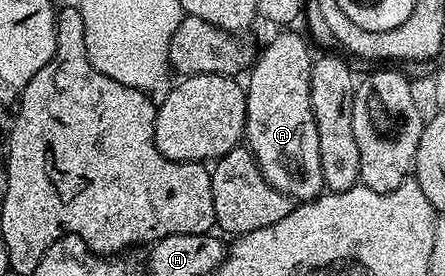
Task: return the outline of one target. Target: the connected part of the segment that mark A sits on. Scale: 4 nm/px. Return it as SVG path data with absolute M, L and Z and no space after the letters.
M293 29L278 31L281 32L262 51L260 48L247 75L243 139L265 180L287 198L307 203L322 194L325 185L323 165L319 165L319 135L315 133L315 113L311 113L309 96L314 56L309 55L310 44L304 34L296 35Z

